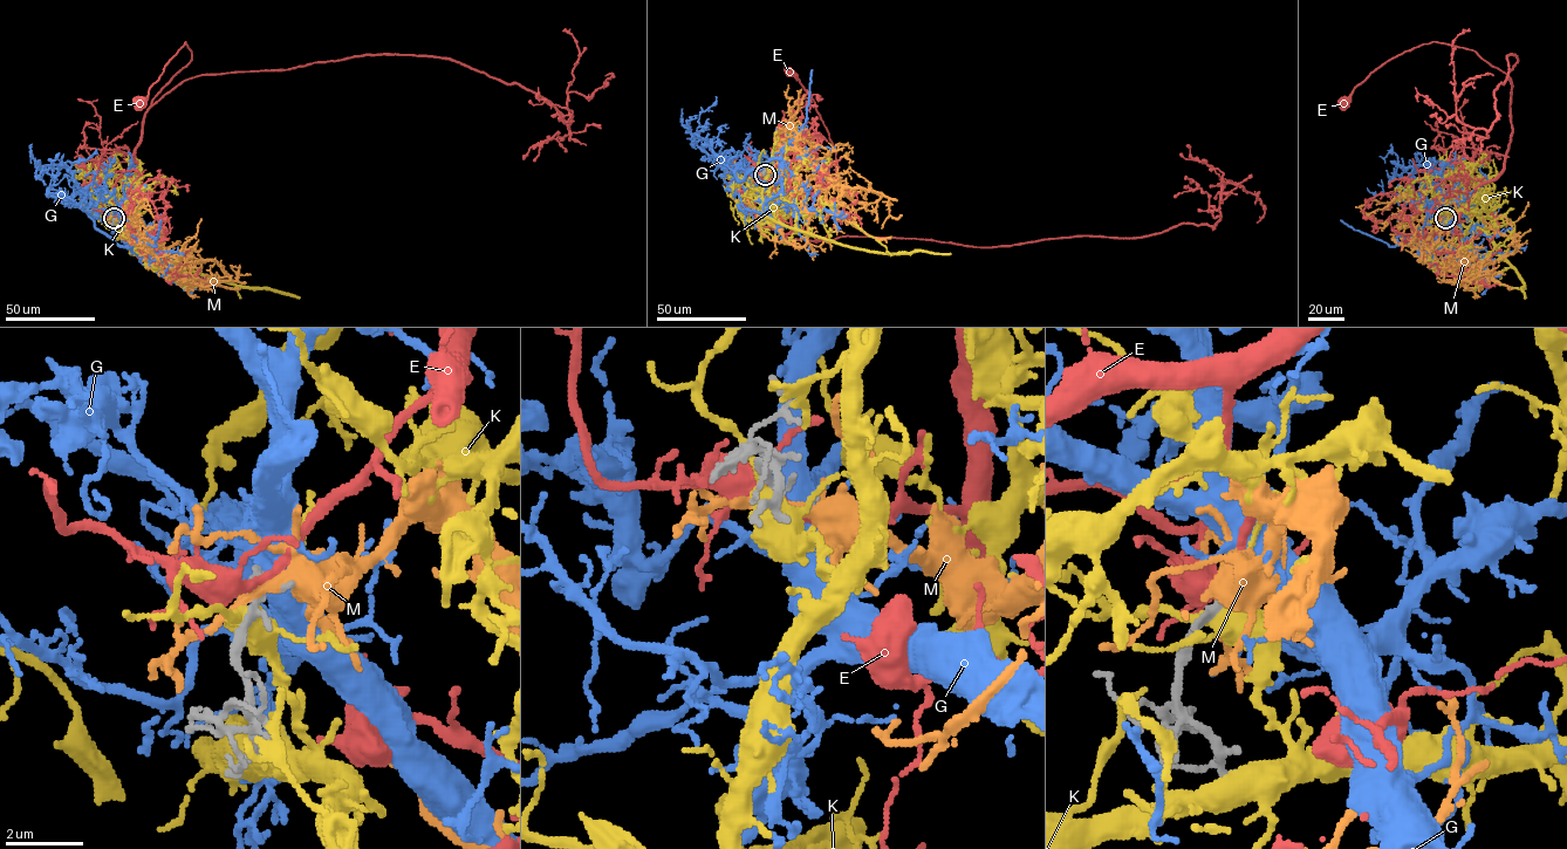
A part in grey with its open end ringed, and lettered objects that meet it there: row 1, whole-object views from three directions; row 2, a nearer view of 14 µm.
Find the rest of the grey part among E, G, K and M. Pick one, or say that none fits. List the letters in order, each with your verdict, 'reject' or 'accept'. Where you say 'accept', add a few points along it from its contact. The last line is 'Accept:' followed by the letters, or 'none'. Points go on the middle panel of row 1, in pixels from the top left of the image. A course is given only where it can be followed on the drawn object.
E: reject
G: accept; it runs (765, 176), (745, 173), (743, 168), (710, 156), (697, 145), (690, 129), (682, 124), (682, 108)
K: reject
M: reject
Accept: G

